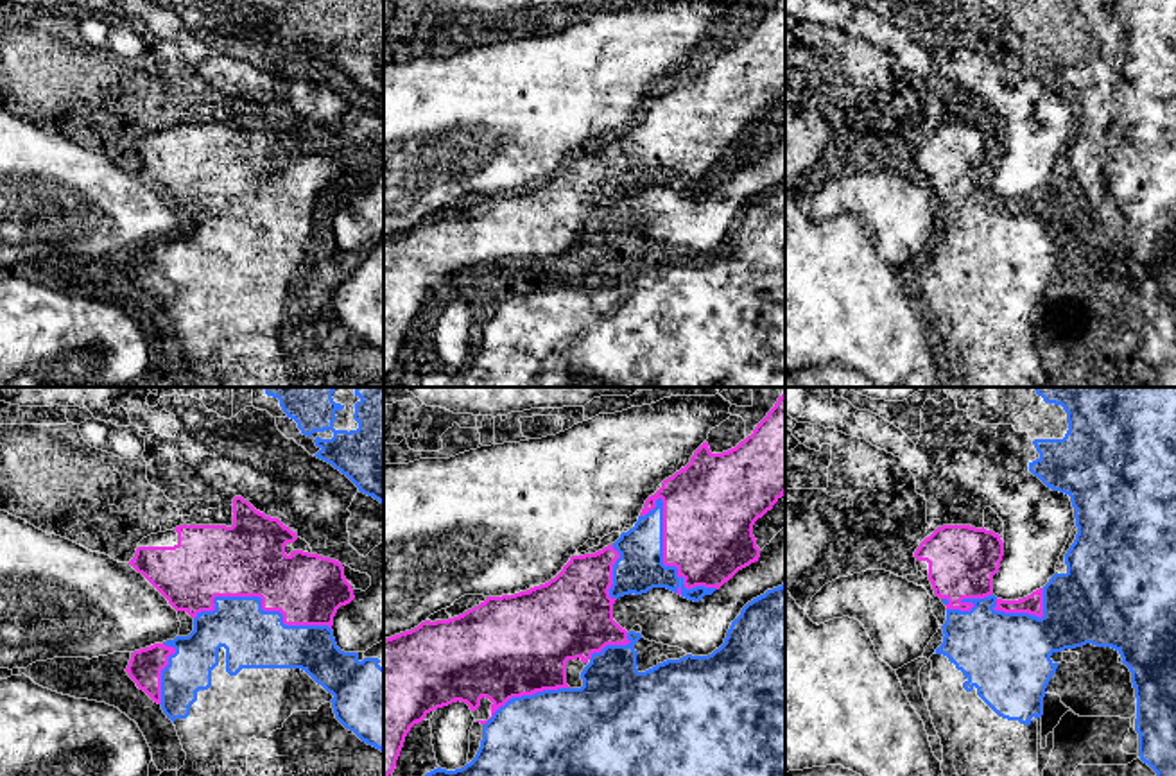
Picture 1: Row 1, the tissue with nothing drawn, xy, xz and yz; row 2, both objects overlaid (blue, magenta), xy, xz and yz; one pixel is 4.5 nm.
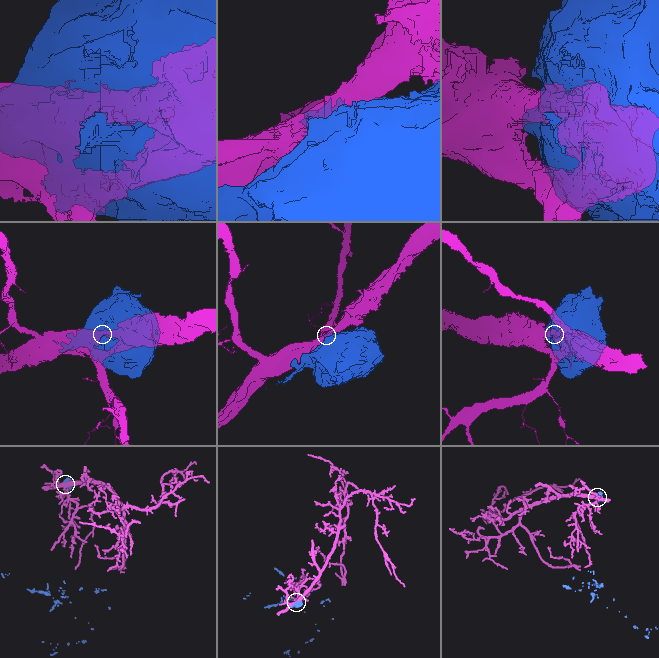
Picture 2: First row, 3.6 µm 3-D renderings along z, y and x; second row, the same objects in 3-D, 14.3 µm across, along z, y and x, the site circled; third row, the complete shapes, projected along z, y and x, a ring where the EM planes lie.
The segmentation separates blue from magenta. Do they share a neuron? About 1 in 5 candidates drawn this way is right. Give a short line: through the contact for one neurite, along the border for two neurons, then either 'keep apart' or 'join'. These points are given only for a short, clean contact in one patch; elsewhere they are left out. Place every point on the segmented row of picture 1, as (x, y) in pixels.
keep apart

